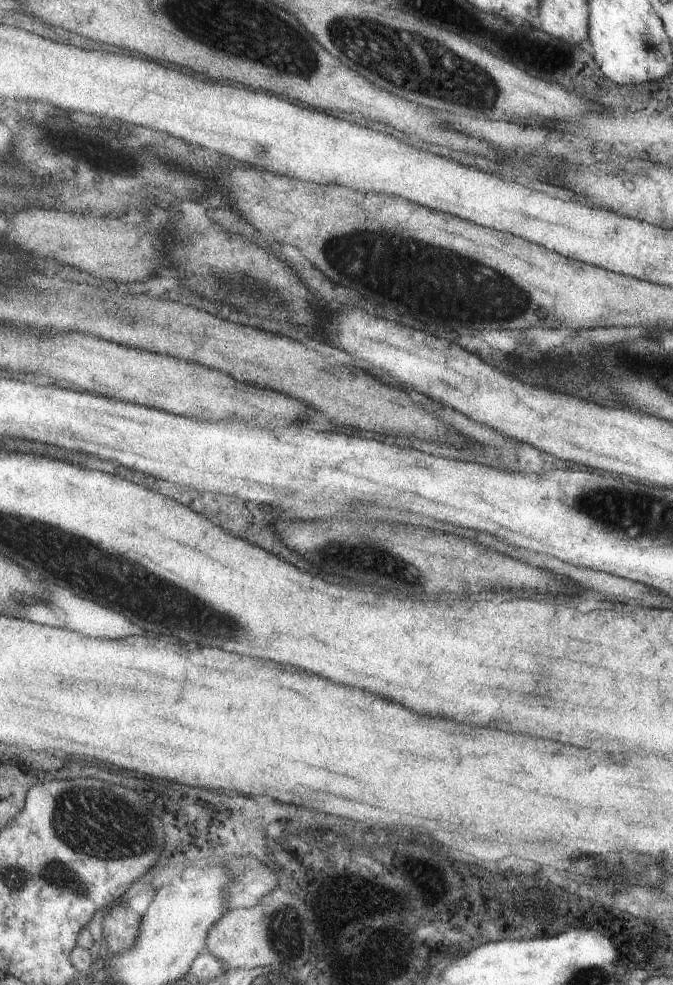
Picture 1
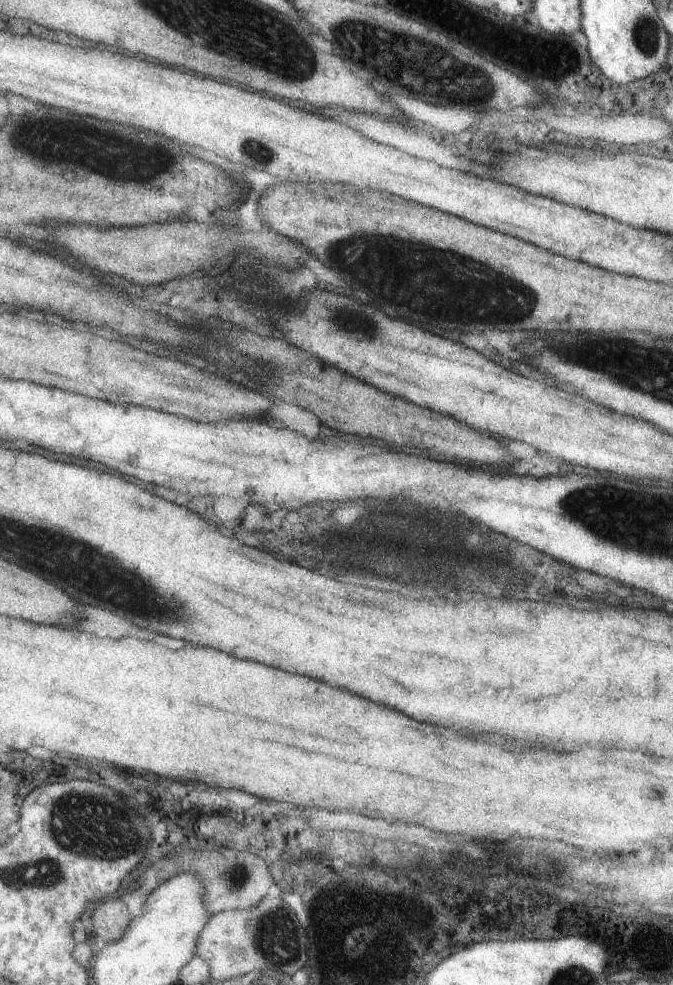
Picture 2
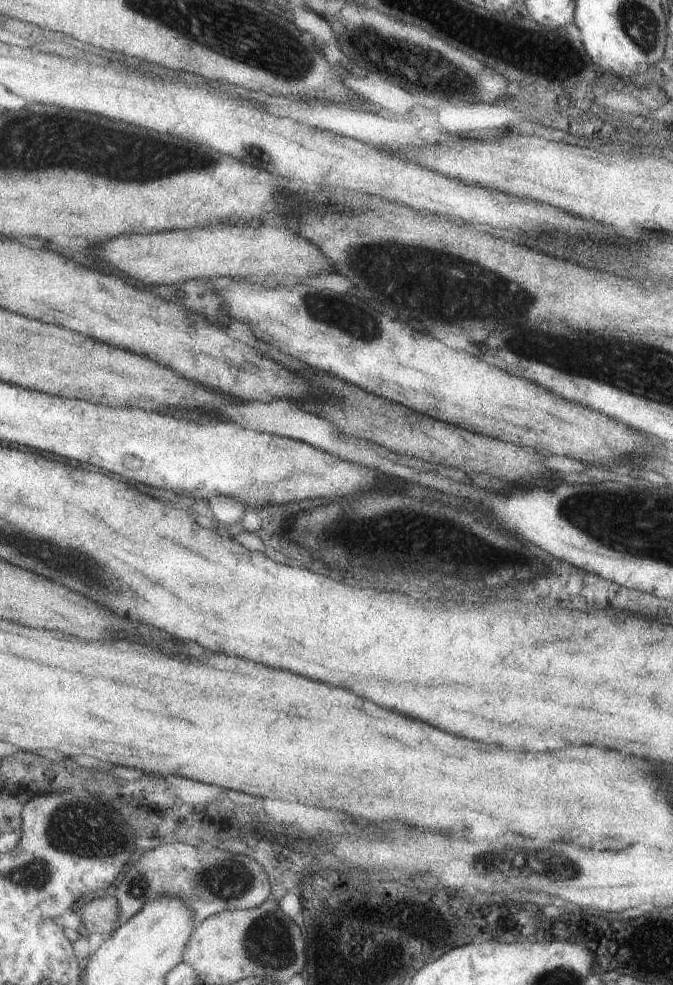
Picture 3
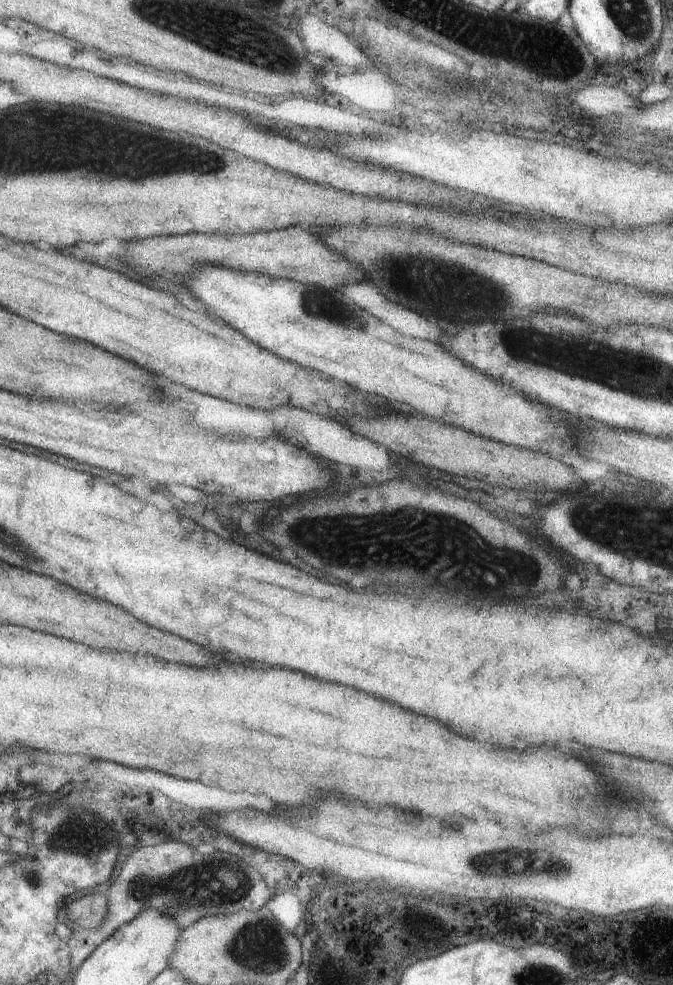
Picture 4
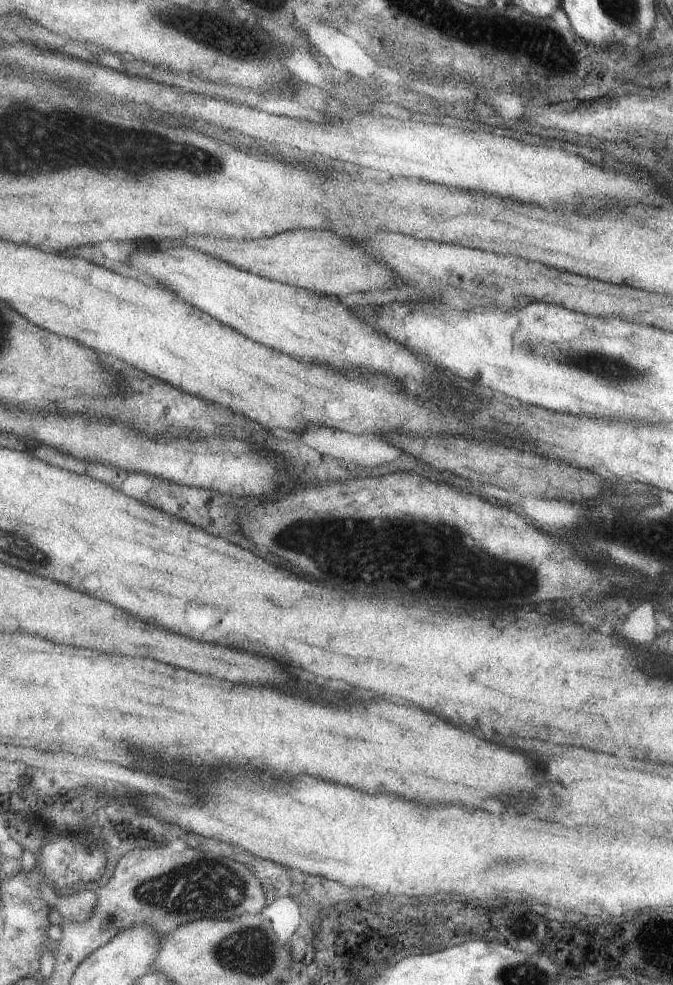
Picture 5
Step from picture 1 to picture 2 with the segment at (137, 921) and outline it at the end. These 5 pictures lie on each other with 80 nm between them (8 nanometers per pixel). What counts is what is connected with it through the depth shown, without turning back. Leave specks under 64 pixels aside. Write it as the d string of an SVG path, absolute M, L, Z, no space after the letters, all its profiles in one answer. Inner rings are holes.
M119 896L105 899L105 902L97 904L91 911L93 912L92 921L94 932L101 936L106 944L120 941L131 926L133 918L135 918L132 916L127 904L125 904L123 899L119 898Z

